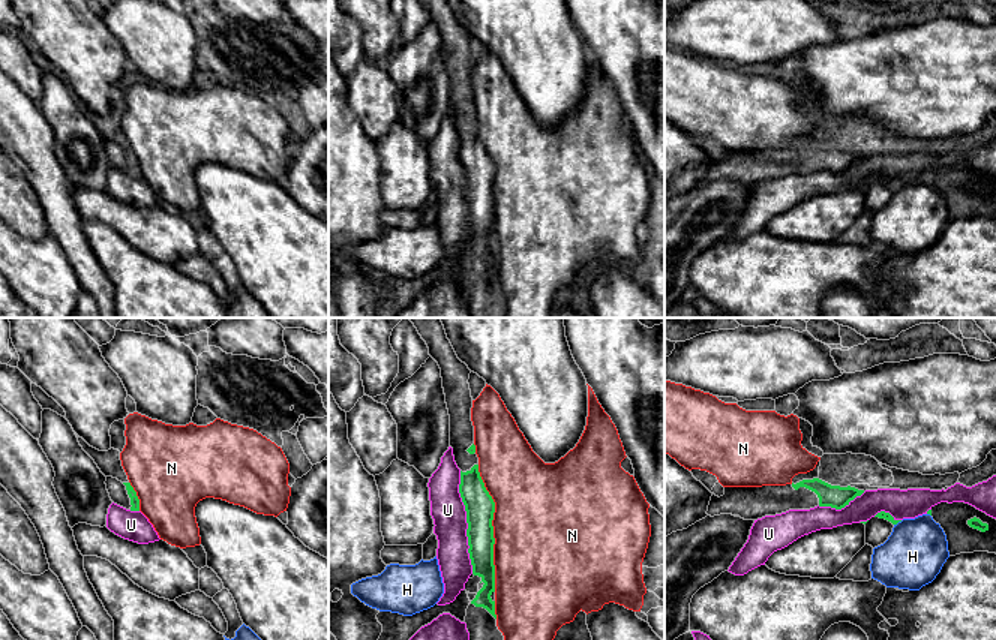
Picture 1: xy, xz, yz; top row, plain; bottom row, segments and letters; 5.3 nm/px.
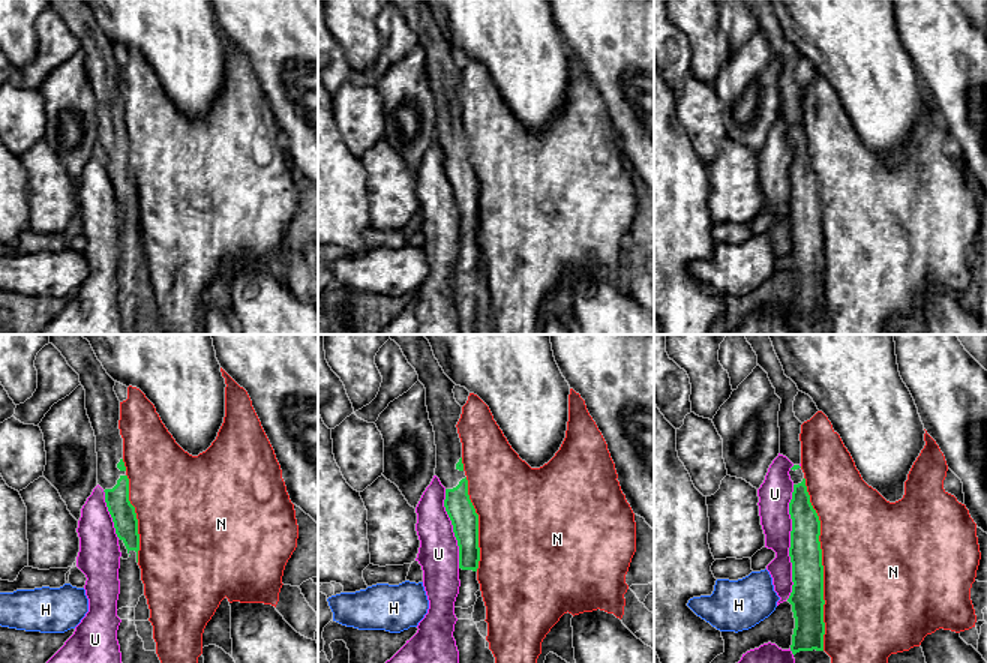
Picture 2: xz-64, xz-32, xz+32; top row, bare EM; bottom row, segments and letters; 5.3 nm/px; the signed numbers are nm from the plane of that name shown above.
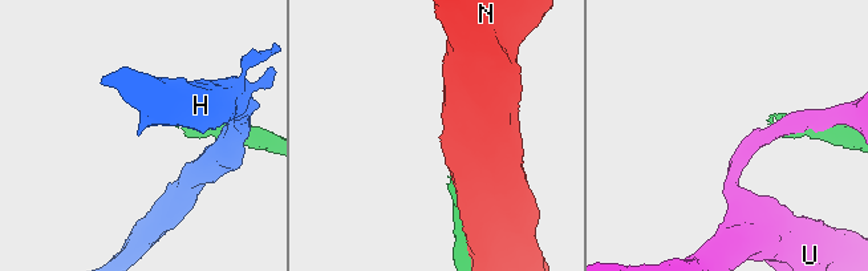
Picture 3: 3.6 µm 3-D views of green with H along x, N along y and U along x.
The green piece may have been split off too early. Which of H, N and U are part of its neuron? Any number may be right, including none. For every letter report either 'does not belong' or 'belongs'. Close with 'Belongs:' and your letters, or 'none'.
H: does not belong
N: does not belong
U: does not belong
Belongs: none

